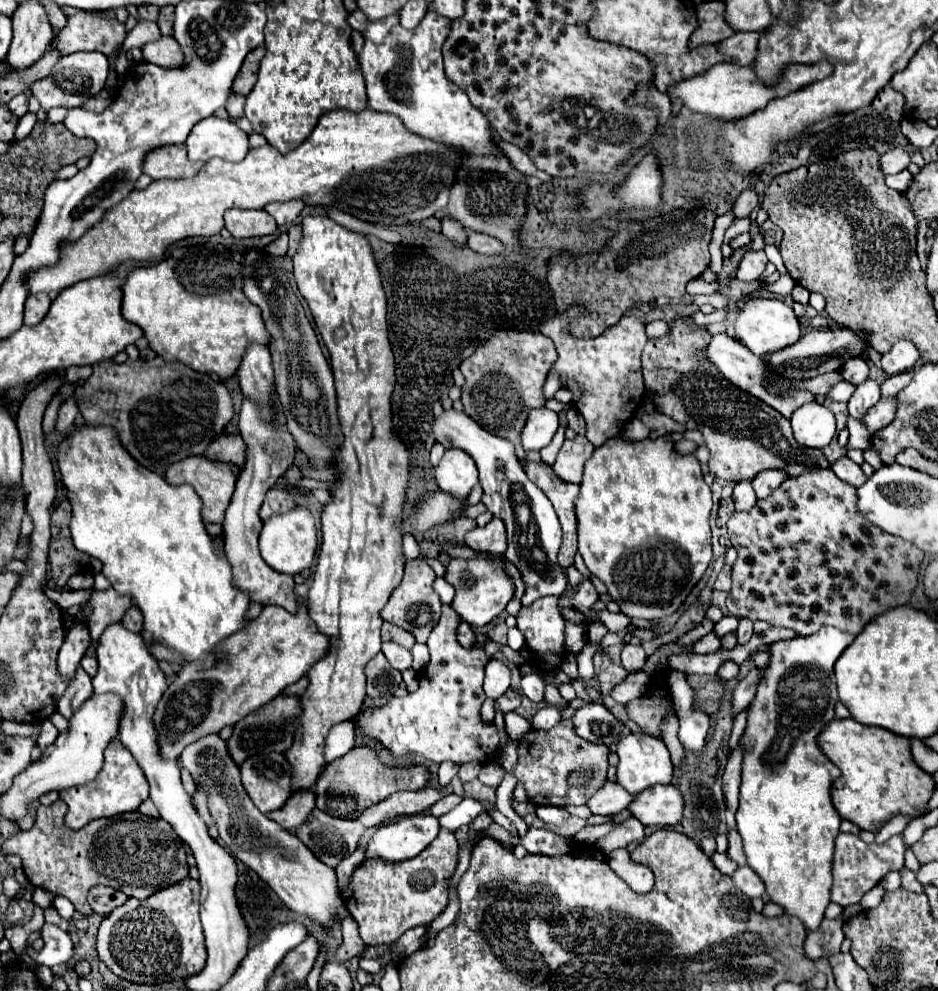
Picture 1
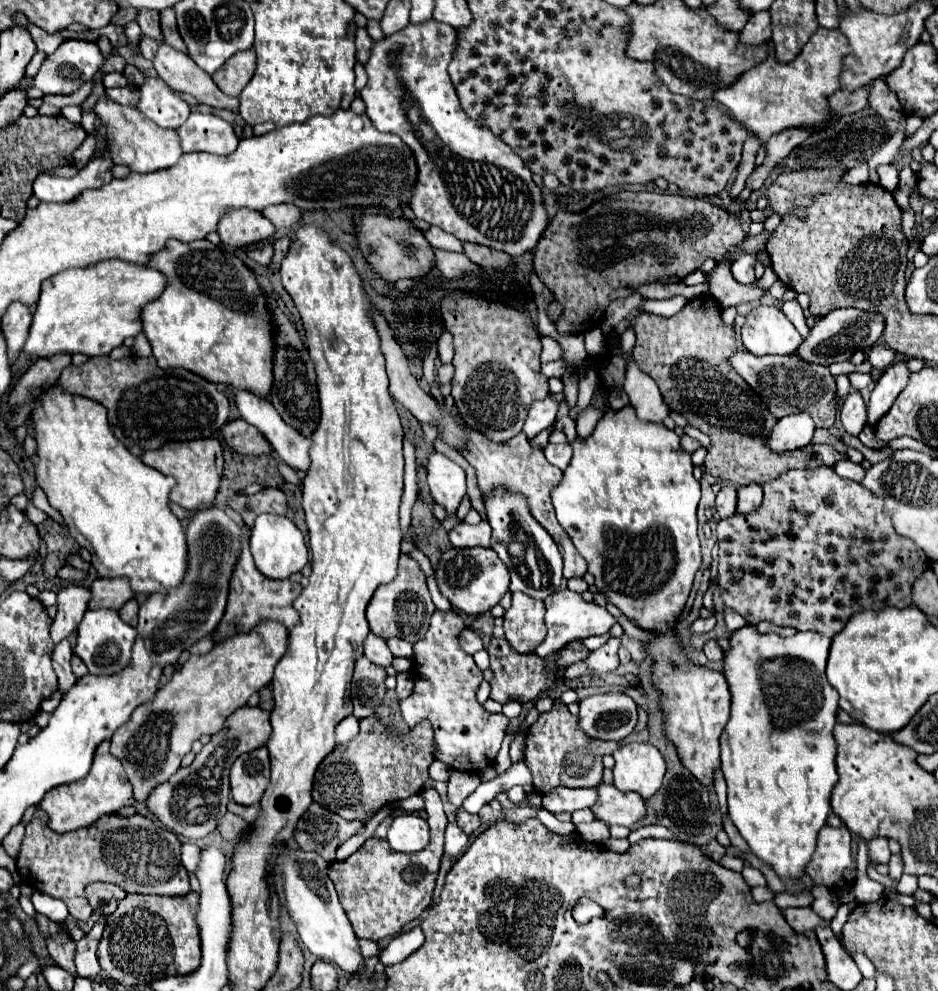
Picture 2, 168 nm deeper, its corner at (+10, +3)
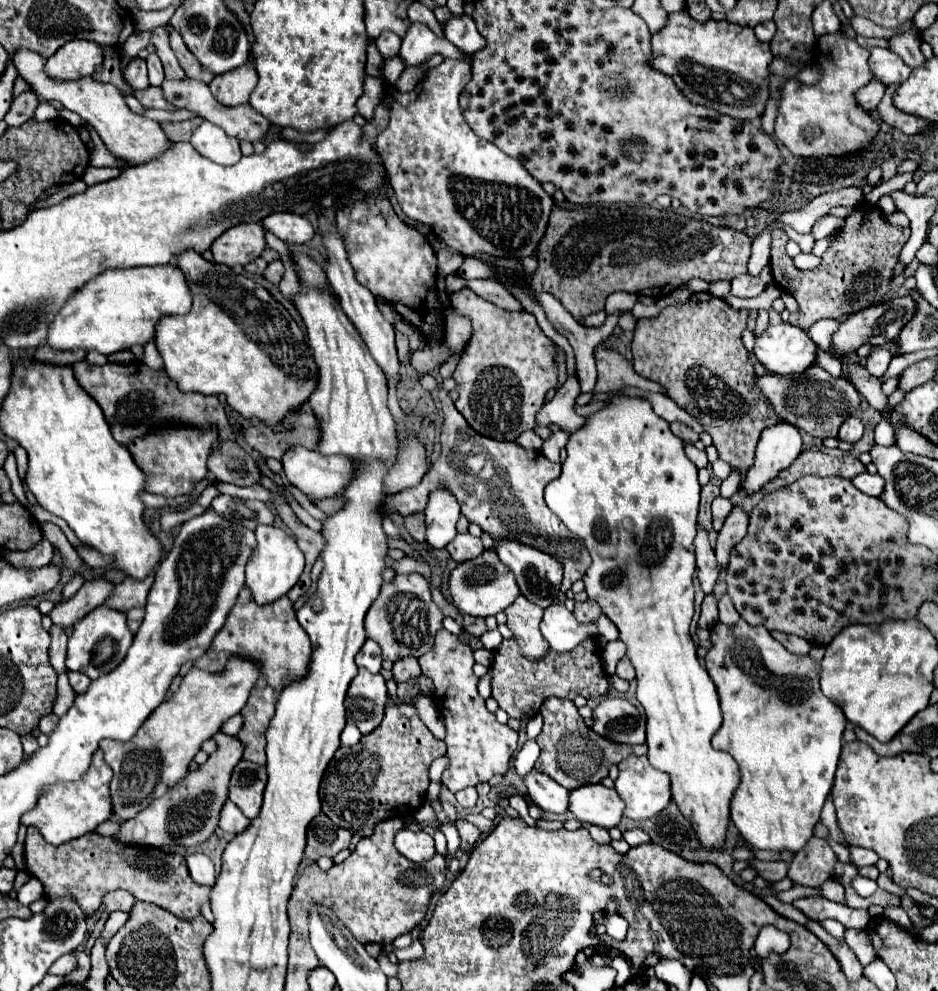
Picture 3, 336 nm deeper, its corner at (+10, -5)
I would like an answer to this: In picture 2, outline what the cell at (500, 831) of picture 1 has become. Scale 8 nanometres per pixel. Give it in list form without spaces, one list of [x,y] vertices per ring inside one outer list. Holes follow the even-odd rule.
[[[448,824],[446,828],[446,844],[444,844],[444,850],[450,854],[450,856],[458,856],[466,844],[468,844],[470,836],[464,834],[456,824]]]

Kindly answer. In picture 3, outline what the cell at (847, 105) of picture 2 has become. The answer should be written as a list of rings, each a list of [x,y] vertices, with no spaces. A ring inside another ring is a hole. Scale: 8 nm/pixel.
[[[872,80],[872,82],[870,82],[870,84],[866,84],[864,88],[860,88],[854,96],[856,96],[858,106],[860,106],[862,110],[870,112],[870,110],[874,110],[874,108],[878,106],[880,98],[884,96],[884,90],[886,90],[886,86],[884,86],[884,84],[880,84],[878,80]]]

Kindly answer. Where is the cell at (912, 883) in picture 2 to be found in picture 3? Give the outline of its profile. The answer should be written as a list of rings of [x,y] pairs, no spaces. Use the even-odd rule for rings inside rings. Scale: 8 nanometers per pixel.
[[[886,906],[884,916],[888,920],[896,920],[896,924],[902,924],[902,928],[912,930],[912,922],[910,922],[910,918],[908,918],[908,914],[906,914],[906,910],[902,906]]]

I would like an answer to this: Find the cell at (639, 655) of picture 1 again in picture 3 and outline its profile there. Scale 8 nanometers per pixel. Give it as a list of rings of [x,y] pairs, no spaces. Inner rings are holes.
[[[624,656],[620,662],[618,662],[618,668],[616,668],[616,674],[624,680],[634,680],[634,668],[632,668],[632,662]]]

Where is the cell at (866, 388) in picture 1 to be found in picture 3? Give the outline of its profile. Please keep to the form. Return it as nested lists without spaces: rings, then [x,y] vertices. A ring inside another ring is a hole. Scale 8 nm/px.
[[[850,416],[850,418],[840,426],[838,438],[840,438],[840,440],[846,440],[846,442],[858,442],[858,440],[862,438],[862,432],[864,432],[862,420],[856,418],[856,416]]]

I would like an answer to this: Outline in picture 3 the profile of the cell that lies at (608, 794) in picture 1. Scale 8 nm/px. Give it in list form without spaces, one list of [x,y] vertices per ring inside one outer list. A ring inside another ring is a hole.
[[[532,770],[526,780],[526,790],[528,790],[528,796],[532,798],[532,802],[542,808],[544,812],[552,812],[552,814],[568,814],[570,812],[570,802],[568,802],[568,790],[562,788],[560,784],[552,782],[552,778]]]

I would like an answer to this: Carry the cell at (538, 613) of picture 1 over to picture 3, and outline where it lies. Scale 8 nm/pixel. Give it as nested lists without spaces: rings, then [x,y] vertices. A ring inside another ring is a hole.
[[[518,596],[514,604],[506,608],[506,616],[506,626],[512,630],[522,656],[528,660],[542,660],[550,650],[538,628],[542,620],[542,608],[532,604],[524,596]]]

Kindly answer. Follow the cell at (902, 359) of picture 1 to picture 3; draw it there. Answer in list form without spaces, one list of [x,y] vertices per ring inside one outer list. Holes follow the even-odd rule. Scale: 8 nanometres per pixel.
[[[874,348],[870,352],[870,356],[866,358],[866,370],[872,374],[872,376],[882,376],[886,370],[888,370],[888,364],[892,360],[892,354],[886,350],[886,348]]]

